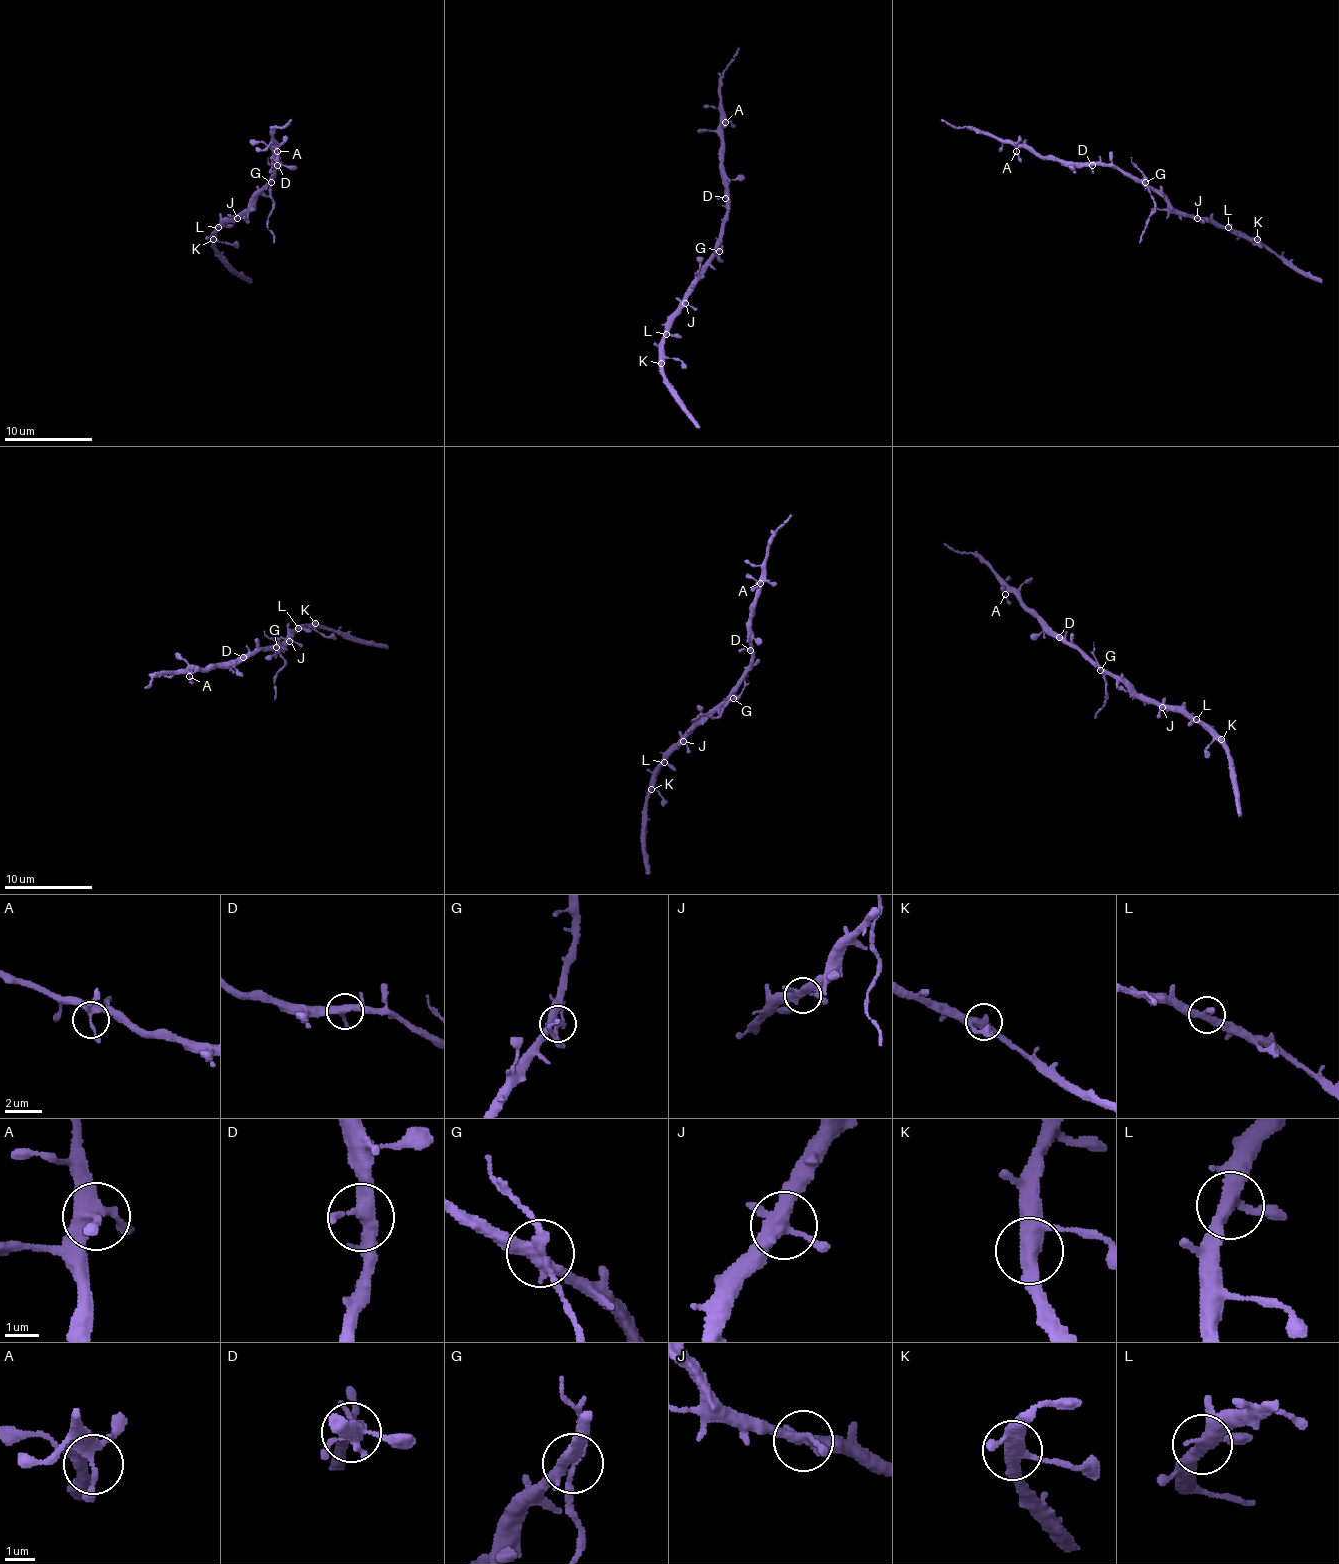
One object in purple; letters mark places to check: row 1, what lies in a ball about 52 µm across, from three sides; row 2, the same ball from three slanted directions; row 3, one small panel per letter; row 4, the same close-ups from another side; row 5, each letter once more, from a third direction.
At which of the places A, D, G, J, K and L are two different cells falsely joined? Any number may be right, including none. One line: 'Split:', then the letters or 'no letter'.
Split: G

